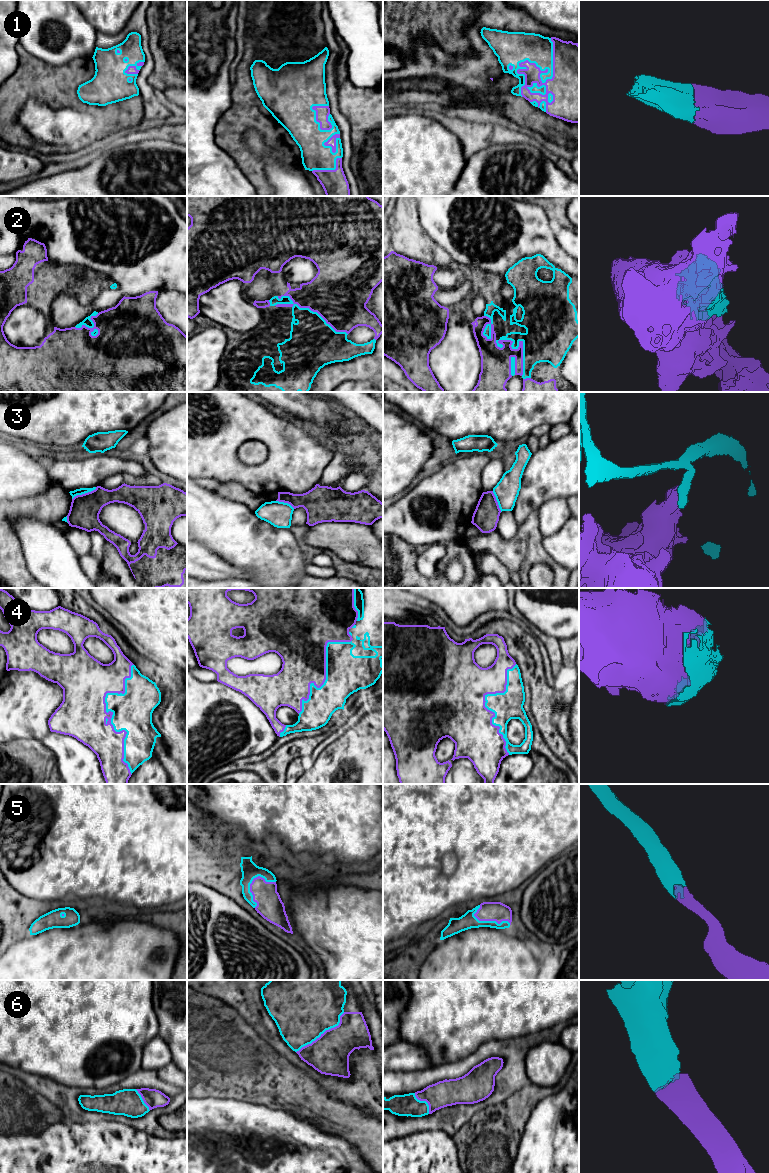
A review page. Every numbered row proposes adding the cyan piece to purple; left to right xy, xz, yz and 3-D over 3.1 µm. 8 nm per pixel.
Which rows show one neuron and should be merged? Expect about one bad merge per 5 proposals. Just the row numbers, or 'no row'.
1, 2, 4, 5, 6

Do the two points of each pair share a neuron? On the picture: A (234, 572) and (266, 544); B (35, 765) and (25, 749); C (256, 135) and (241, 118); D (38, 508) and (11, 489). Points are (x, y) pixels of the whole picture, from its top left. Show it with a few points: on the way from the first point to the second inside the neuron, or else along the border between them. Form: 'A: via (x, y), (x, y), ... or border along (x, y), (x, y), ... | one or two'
A: border along (219, 555), (243, 569), (249, 577) | two
B: via (31, 761), (25, 753) | one
C: border along (256, 125), (248, 128), (241, 137) | two
D: border along (46, 490), (36, 495), (10, 500) | two

